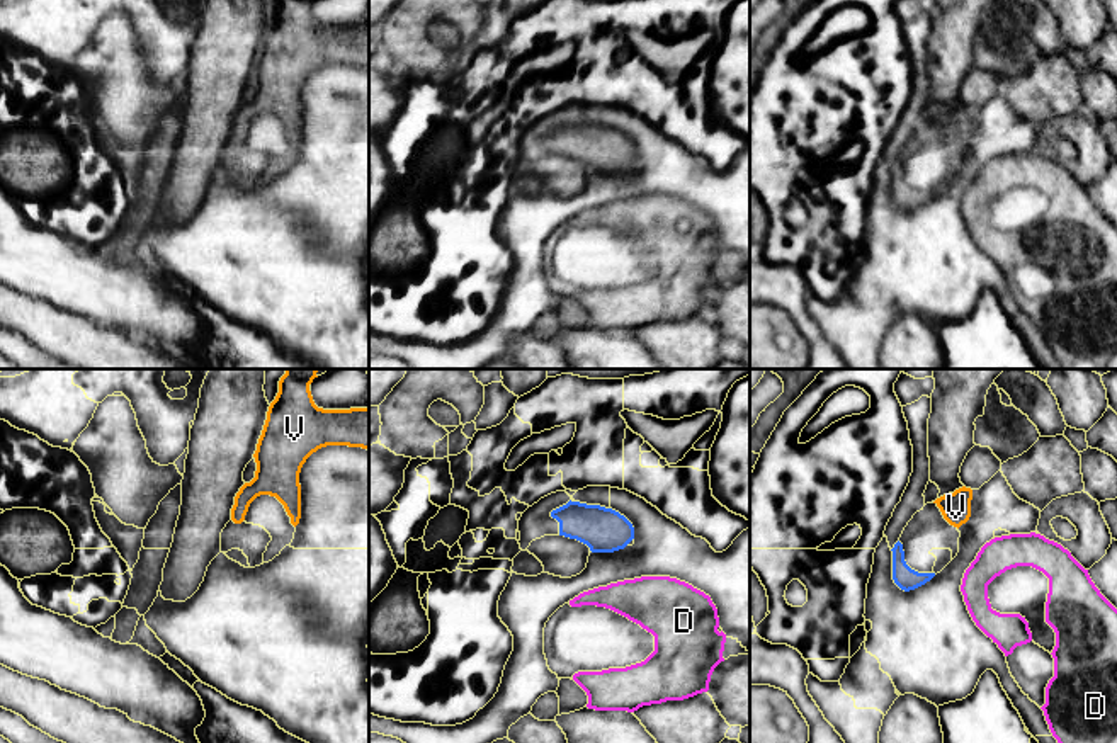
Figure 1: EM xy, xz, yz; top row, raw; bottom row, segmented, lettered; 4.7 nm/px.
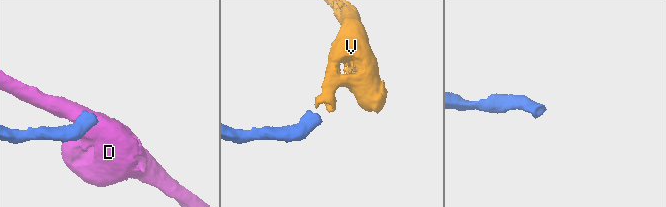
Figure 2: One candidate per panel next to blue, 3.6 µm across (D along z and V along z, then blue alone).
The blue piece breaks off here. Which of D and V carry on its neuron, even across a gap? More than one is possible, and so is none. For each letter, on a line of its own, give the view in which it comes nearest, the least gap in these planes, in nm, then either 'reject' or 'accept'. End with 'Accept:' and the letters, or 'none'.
D: view yz; gap 140 nm; reject
V: view yz; gap 240 nm; accept
Accept: V

